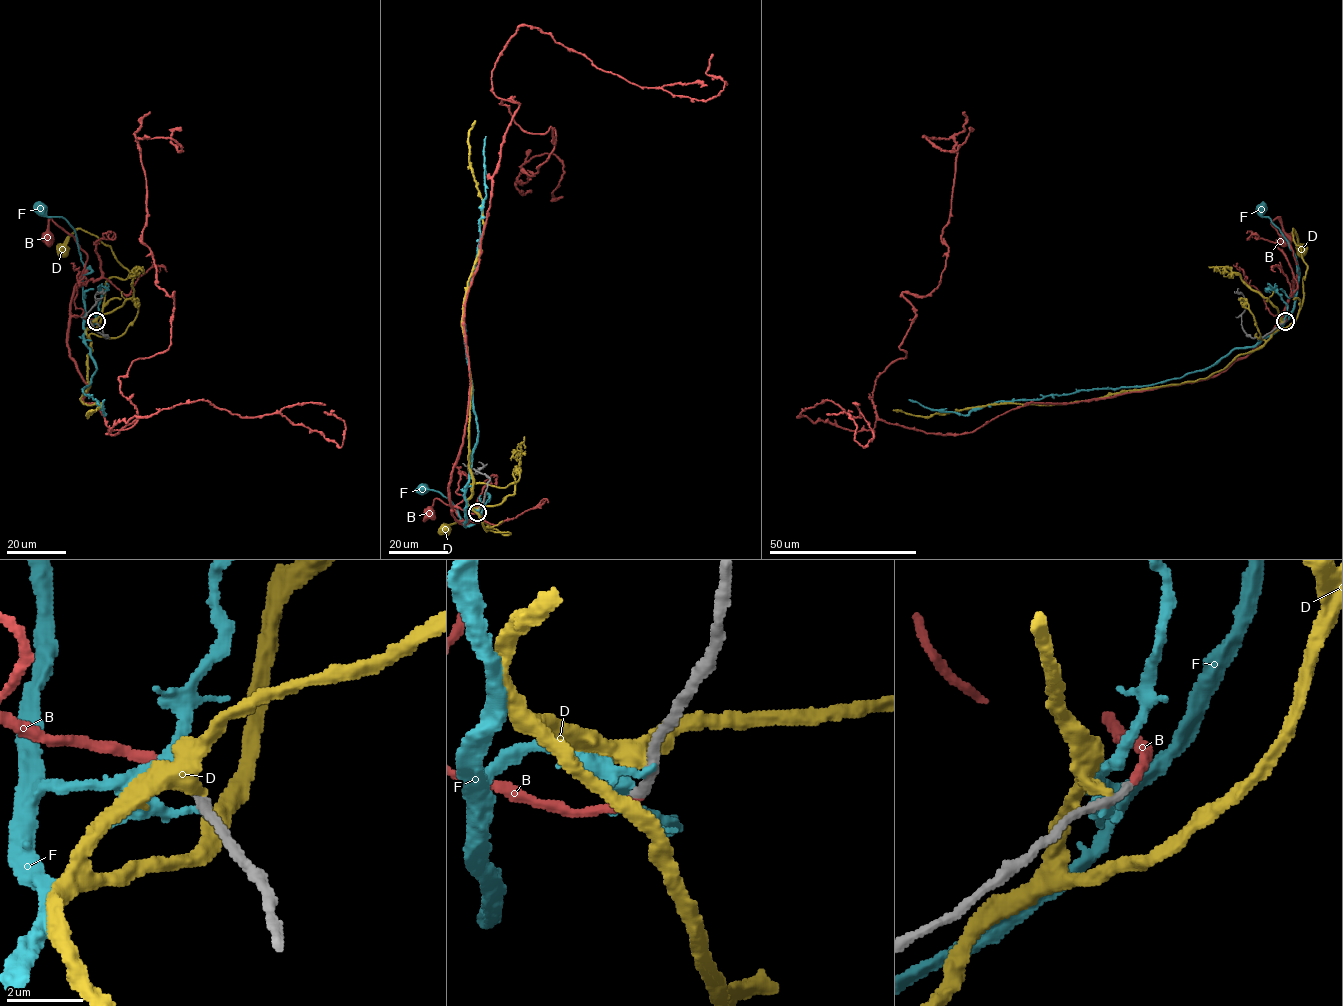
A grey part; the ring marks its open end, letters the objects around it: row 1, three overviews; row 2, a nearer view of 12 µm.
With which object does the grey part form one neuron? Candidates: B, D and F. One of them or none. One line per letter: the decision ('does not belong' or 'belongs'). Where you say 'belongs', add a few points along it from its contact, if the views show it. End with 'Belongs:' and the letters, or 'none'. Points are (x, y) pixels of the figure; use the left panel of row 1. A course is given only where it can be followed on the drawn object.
B: belongs; it runs (96, 321), (70, 314), (70, 300), (86, 253), (51, 218), (47, 238)
D: does not belong
F: does not belong
Belongs: B

